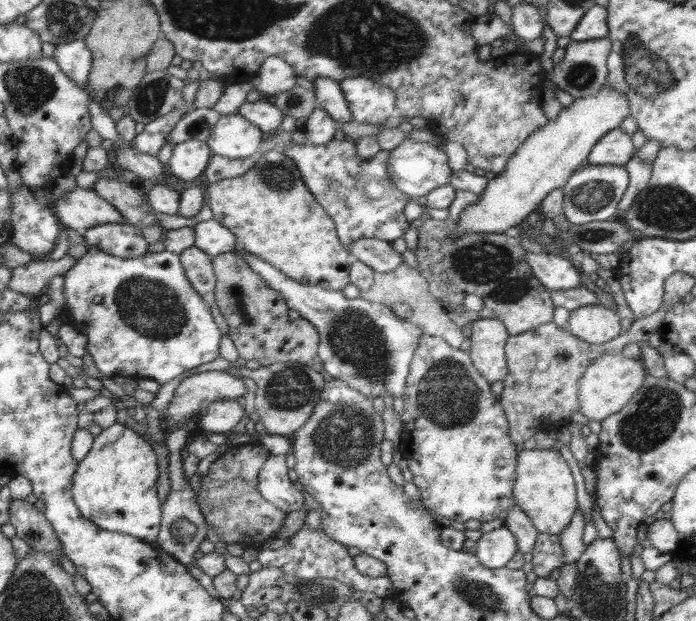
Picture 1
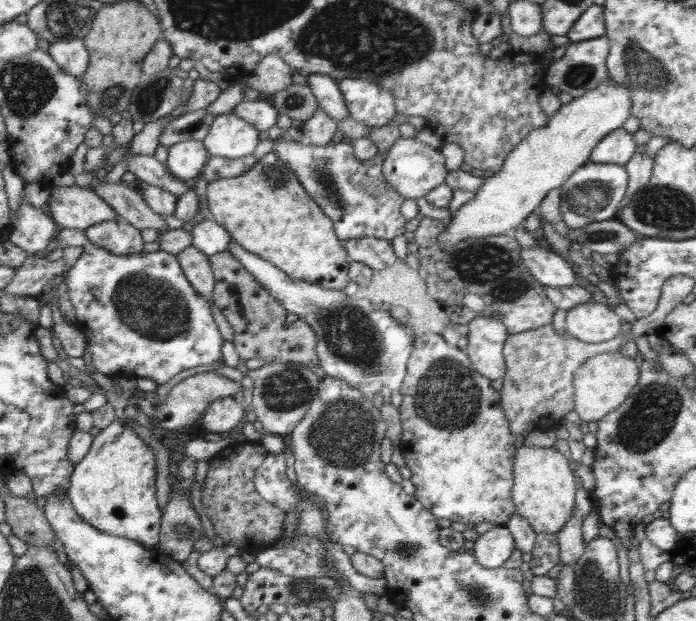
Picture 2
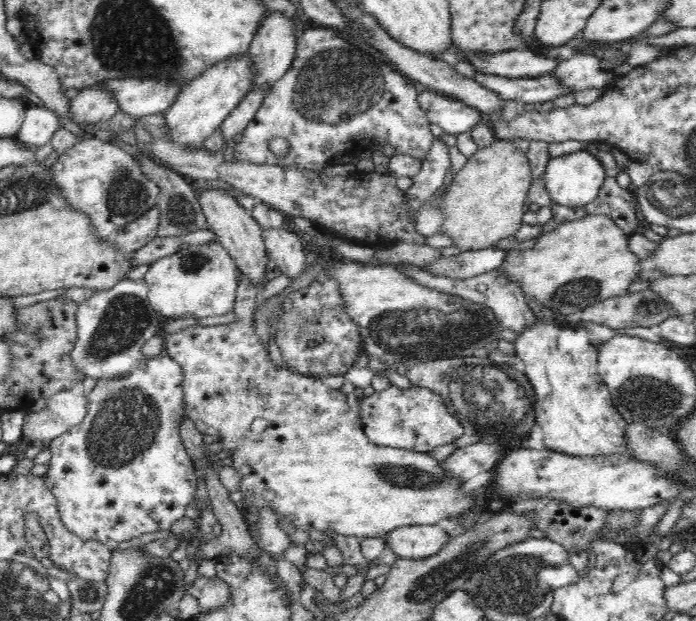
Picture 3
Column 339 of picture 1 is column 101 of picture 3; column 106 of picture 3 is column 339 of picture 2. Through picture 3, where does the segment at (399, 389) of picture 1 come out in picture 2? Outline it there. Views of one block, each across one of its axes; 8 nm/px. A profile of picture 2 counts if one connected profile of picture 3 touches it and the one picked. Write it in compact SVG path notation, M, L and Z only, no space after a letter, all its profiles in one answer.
M234 242L227 251L287 310L298 315L316 333L319 366L328 376L343 380L370 397L384 386L400 392L406 376L407 360L413 349L415 332L401 324L367 298L349 297L344 290L327 289L310 281L296 280L260 256Z

